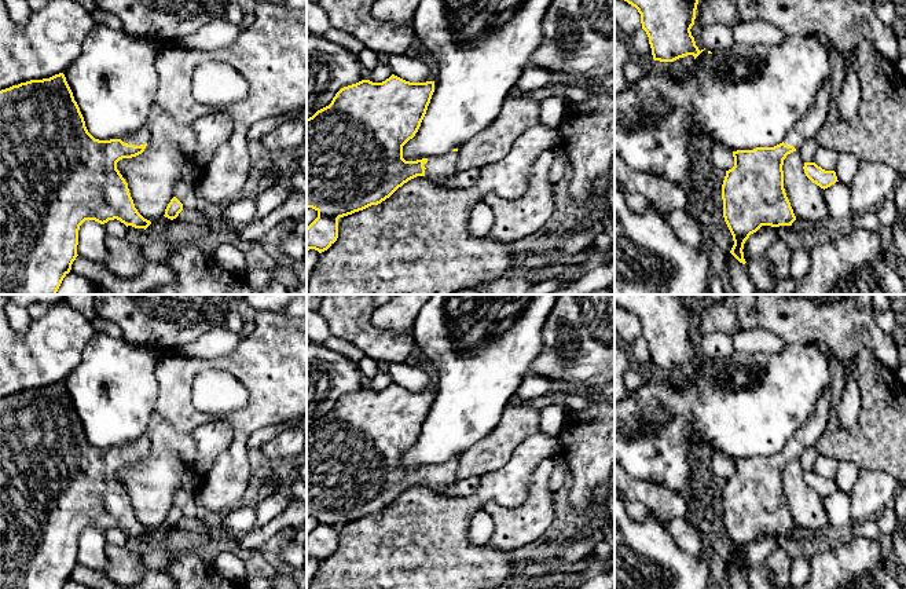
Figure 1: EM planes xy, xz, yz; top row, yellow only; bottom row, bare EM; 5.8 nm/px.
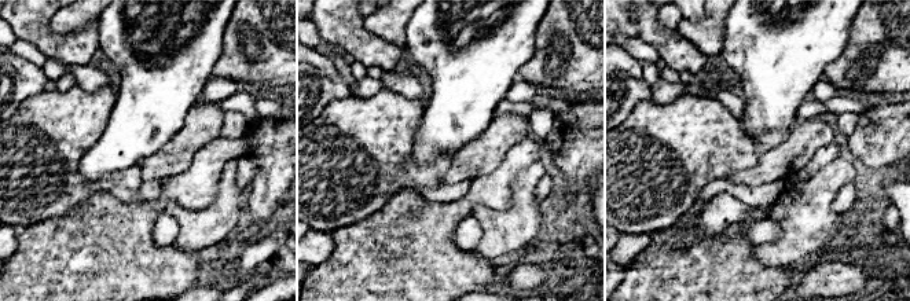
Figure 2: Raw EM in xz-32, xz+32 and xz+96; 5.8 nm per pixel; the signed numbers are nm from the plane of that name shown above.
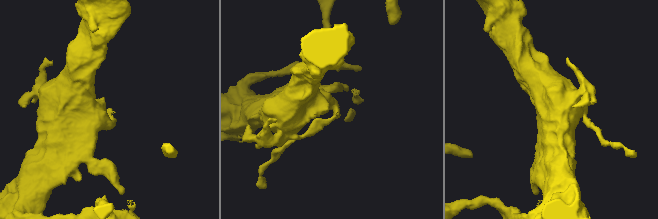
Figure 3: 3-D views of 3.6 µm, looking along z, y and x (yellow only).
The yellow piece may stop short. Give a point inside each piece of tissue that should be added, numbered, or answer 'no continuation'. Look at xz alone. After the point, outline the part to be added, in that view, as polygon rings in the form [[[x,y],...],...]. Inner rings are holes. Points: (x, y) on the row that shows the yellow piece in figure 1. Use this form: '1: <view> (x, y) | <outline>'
1: xz (439, 168) | [[[452,150],[443,156],[429,157],[428,162],[423,164],[426,168],[425,178],[440,187],[444,187],[444,182],[458,172],[458,158],[459,151]]]

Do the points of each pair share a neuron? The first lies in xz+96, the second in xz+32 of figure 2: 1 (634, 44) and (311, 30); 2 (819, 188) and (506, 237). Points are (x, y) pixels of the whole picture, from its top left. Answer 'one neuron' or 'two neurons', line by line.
1: one neuron
2: one neuron

